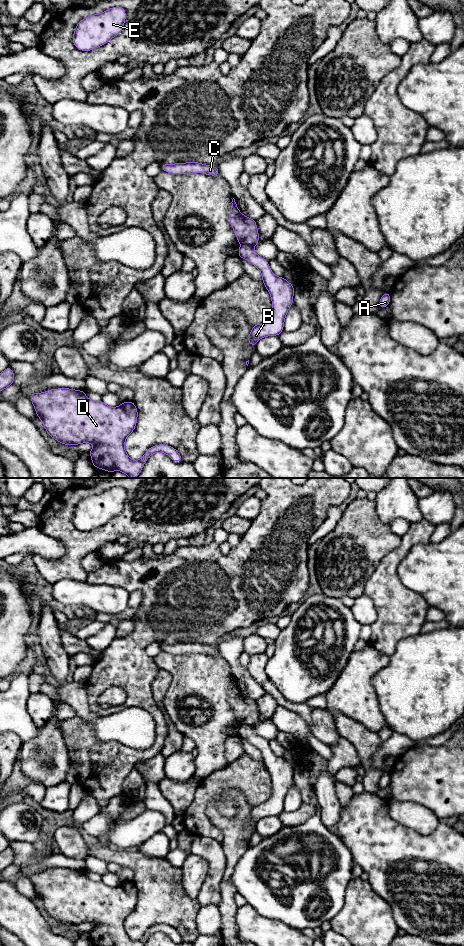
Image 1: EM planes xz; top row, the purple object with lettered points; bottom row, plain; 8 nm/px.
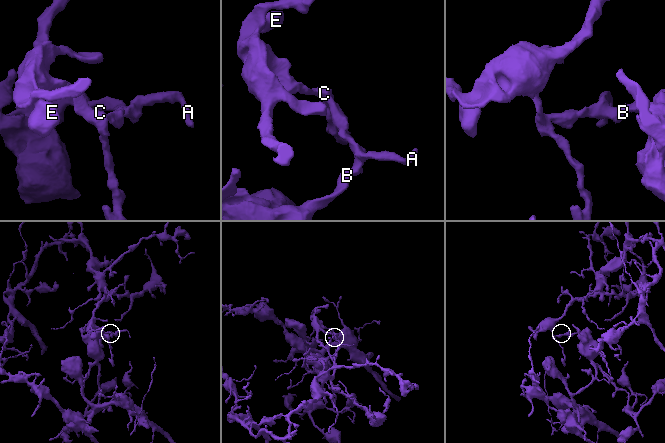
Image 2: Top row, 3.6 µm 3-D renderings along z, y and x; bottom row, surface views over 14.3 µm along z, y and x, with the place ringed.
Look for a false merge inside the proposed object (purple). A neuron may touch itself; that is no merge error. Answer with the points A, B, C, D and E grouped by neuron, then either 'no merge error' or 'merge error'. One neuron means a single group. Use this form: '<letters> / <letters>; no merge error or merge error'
A B D / C E; merge error

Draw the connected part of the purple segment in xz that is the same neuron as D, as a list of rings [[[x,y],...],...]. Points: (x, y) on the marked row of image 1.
[[[57,388],[47,390],[42,393],[31,393],[31,402],[34,406],[38,418],[42,421],[48,435],[60,444],[69,446],[79,445],[83,443],[93,443],[94,447],[89,451],[92,465],[95,468],[100,468],[104,471],[112,473],[113,471],[120,471],[129,476],[129,478],[136,478],[148,457],[161,452],[167,454],[174,462],[182,462],[183,459],[179,452],[172,446],[166,444],[157,444],[146,450],[145,454],[137,461],[132,460],[125,451],[125,440],[134,431],[137,425],[138,410],[133,401],[122,402],[118,407],[110,407],[103,401],[93,401],[89,399],[84,390],[75,390],[70,388]]]

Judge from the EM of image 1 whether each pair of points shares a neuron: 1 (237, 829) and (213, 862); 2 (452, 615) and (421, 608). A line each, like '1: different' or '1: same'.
1: different
2: different

